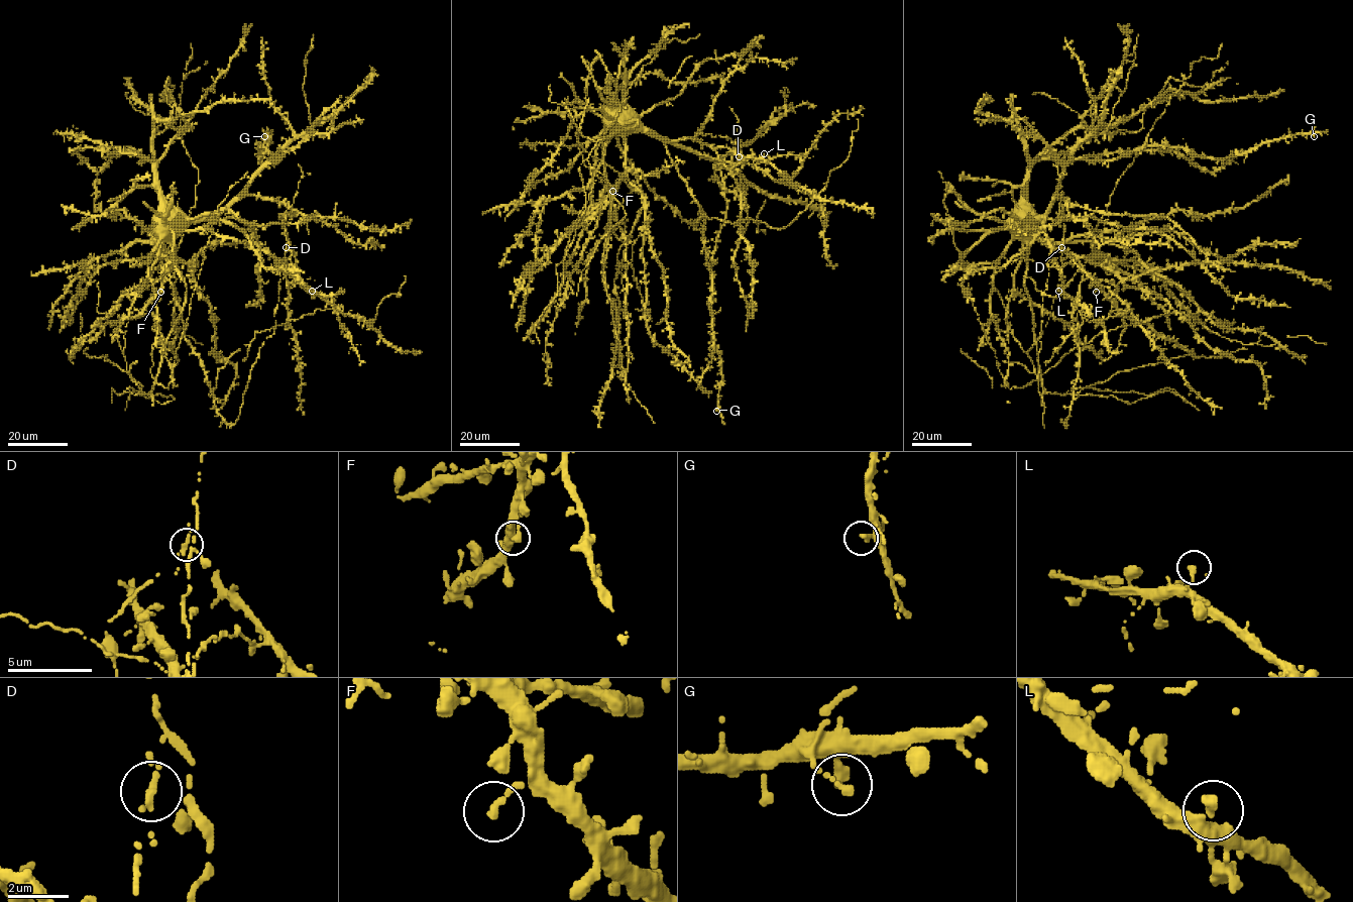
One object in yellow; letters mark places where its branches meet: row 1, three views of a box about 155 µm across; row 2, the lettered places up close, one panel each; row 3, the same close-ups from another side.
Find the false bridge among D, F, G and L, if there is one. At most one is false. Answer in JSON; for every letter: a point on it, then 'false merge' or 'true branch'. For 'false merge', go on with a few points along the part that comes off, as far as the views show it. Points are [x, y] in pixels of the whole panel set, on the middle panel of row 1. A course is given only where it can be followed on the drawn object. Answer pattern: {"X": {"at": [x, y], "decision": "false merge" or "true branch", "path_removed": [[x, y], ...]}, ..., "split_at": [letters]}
{"D": {"at": [739, 156], "decision": "false merge", "path_removed": [[738, 156], [747, 157], [737, 150], [738, 120], [728, 107]]}, "F": {"at": [612, 191], "decision": "true branch"}, "G": {"at": [716, 411], "decision": "true branch"}, "L": {"at": [764, 153], "decision": "true branch"}, "split_at": ["D"]}

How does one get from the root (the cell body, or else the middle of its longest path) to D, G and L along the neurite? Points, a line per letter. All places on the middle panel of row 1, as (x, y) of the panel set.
D: (616, 107), (624, 108), (634, 124), (642, 124), (664, 138), (697, 138), (747, 157), (738, 156)
G: (616, 107), (624, 108), (634, 124), (720, 164), (726, 211), (710, 273), (712, 341), (721, 372), (716, 411)
L: (616, 107), (634, 124), (666, 139), (697, 138), (750, 157), (764, 153)

